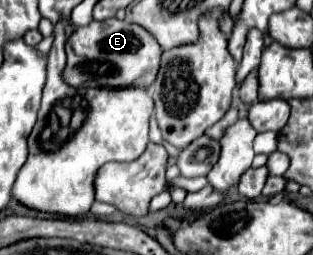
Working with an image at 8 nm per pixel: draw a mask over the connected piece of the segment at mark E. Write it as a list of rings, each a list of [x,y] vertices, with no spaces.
[[[125,19],[91,21],[87,27],[73,31],[67,39],[65,81],[73,87],[145,87],[149,89],[161,69],[161,45],[141,25]]]

